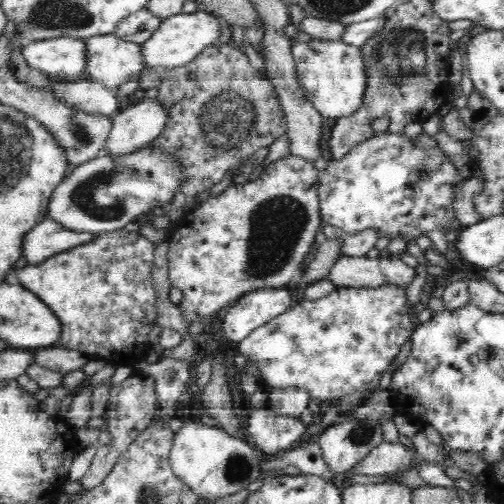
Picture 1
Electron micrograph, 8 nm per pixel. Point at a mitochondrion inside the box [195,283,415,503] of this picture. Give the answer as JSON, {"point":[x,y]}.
{"point":[237,468]}

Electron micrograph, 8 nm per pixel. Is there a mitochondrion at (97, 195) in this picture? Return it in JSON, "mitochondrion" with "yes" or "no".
{"mitochondrion":"yes"}

